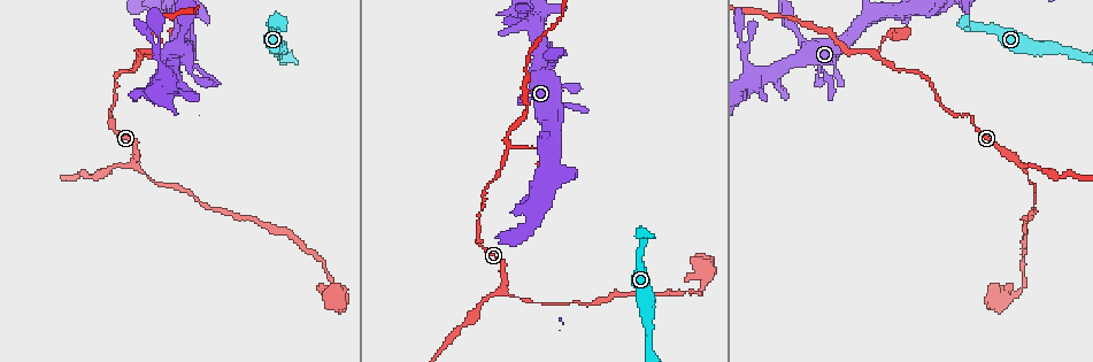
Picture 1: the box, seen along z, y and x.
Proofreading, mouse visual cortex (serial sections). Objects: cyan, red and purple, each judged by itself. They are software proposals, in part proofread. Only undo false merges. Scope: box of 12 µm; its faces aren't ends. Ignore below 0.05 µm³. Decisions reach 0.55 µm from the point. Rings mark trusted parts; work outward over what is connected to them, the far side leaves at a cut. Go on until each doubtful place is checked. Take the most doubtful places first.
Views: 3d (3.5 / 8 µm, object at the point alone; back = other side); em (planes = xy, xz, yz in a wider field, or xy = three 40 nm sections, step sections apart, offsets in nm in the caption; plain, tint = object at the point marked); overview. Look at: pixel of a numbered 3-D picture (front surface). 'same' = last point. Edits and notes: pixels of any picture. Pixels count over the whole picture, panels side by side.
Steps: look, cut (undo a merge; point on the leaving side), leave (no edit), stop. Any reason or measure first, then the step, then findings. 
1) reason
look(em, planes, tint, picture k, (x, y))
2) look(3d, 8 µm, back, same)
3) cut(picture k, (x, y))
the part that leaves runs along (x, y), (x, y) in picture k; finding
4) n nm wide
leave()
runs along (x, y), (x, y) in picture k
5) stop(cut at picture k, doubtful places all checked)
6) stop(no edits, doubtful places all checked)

three-way junction
look(3d, 3.5 µm, picture 1, (142, 56))

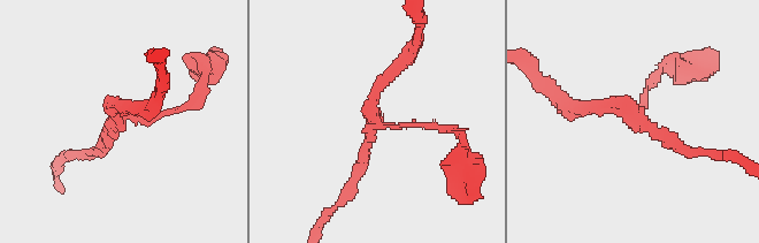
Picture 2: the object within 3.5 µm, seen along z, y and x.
3 arms; arms of 100, 150, 150 nm
look(em, xy, step 2, tint, picture 2, (374, 125))

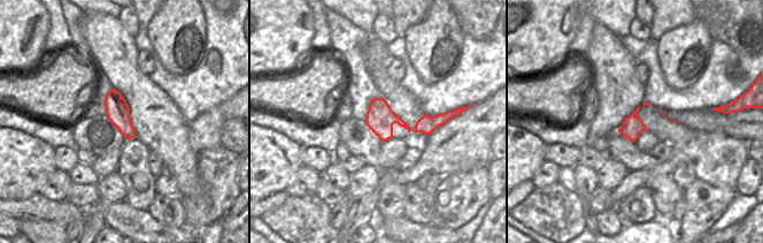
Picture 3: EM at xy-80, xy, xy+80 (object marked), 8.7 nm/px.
260 nm wide
leave()
runs along (353, 182), (374, 93), (403, 65) in picture 2; one cell here

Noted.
three-way junction
look(3d, 3.5 µm, picture 1, (133, 164))

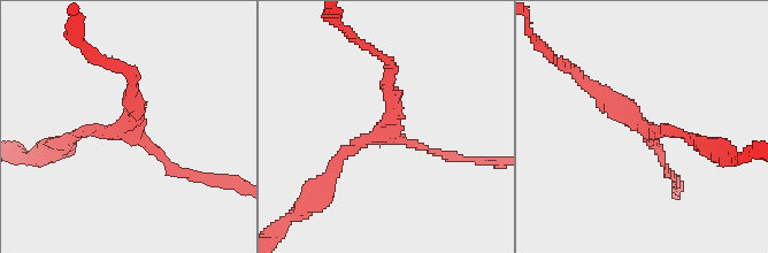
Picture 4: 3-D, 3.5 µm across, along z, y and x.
3 arms; arms of 100, 200, 200 nm
look(em, xy, step 2, tint, picture 4, (379, 131))

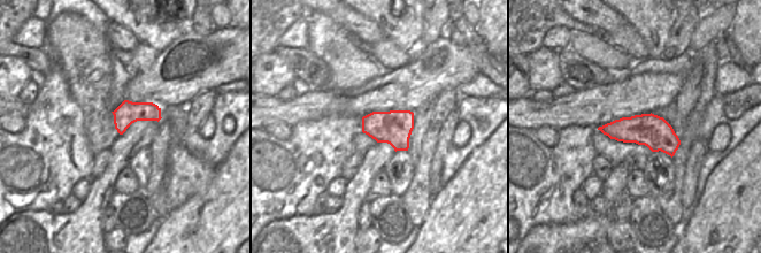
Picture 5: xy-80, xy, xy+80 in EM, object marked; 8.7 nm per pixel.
leave()
continuous, no second cell

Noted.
narrows sharply
look(3d, 3.5 µm, picture 1, (517, 297))

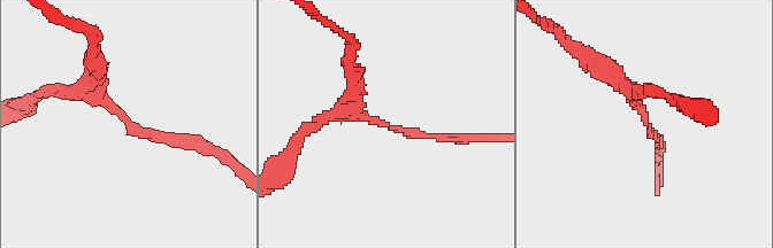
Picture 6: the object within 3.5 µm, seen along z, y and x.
arms of 100, 200 nm; need the tissue
look(em, xy, step 3, tint, picture 6, (648, 124))

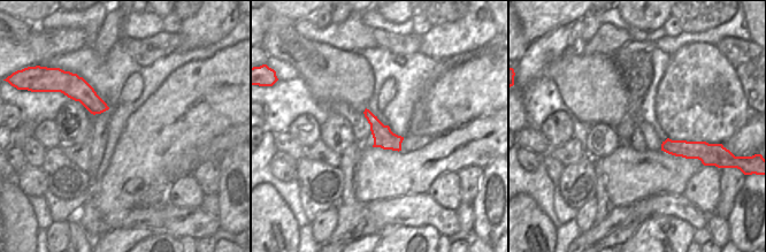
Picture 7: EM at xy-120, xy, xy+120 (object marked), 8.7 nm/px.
leave()
runs along (89, 80), (131, 126), (206, 145) in picture 6; continuous, no second cell

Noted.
stop(no edits, doubtful places all checked)

